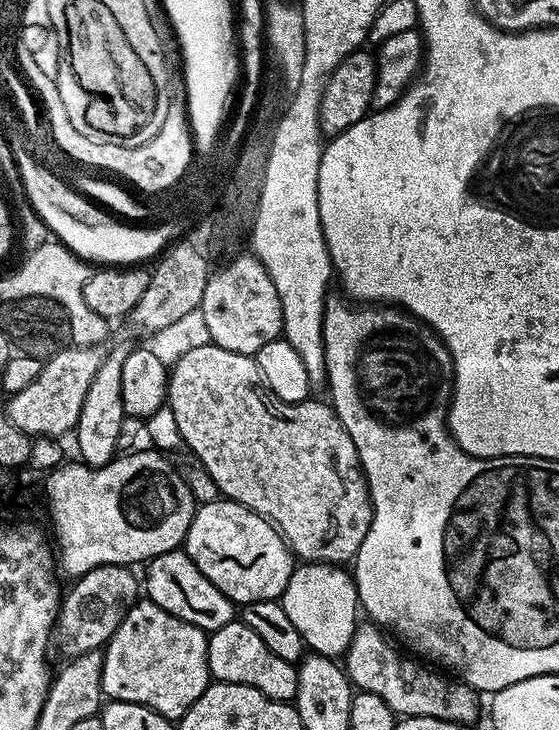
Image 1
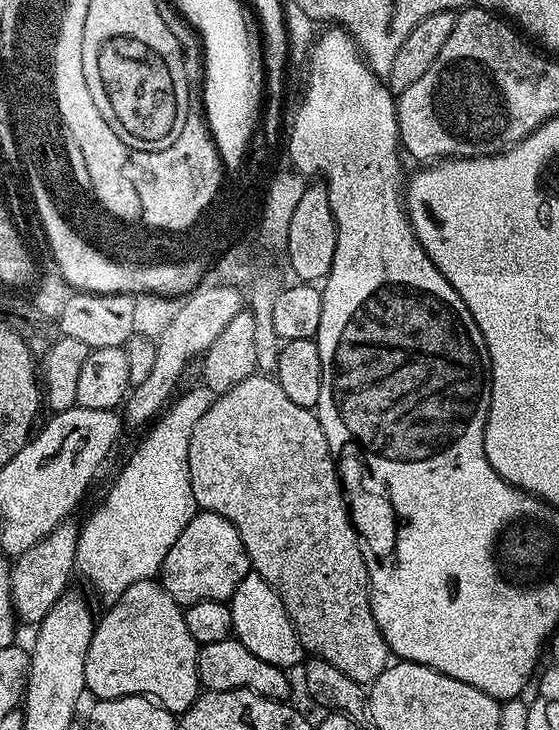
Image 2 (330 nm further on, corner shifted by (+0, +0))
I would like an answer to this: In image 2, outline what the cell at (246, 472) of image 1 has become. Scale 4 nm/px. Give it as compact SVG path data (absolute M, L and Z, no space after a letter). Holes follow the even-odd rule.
M255 374L247 377L232 389L217 395L211 406L202 414L202 418L198 418L198 426L194 426L194 434L190 434L188 461L190 462L190 486L194 490L197 509L213 512L226 518L234 526L234 530L238 530L242 538L242 546L248 555L251 571L264 578L281 596L286 614L289 615L289 620L298 638L301 639L305 653L311 654L315 659L330 662L330 666L342 670L342 674L346 674L346 678L354 678L354 682L365 686L371 685L372 681L378 678L378 674L382 674L382 670L390 663L388 643L382 638L382 630L378 630L374 622L368 597L368 571L360 549L362 540L350 512L348 516L348 504L344 501L343 490L340 489L339 478L341 477L338 475L338 464L334 459L331 446L326 442L326 434L322 434L322 426L318 422L315 411L290 402L282 386L271 375Z

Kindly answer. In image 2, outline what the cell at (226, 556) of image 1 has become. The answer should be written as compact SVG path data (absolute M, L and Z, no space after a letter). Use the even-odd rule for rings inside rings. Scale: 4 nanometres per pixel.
M200 510L188 523L186 530L178 534L178 542L170 546L170 554L166 554L158 580L181 606L187 606L203 600L228 602L248 573L248 555L242 546L238 530L234 530L234 526L226 518Z

